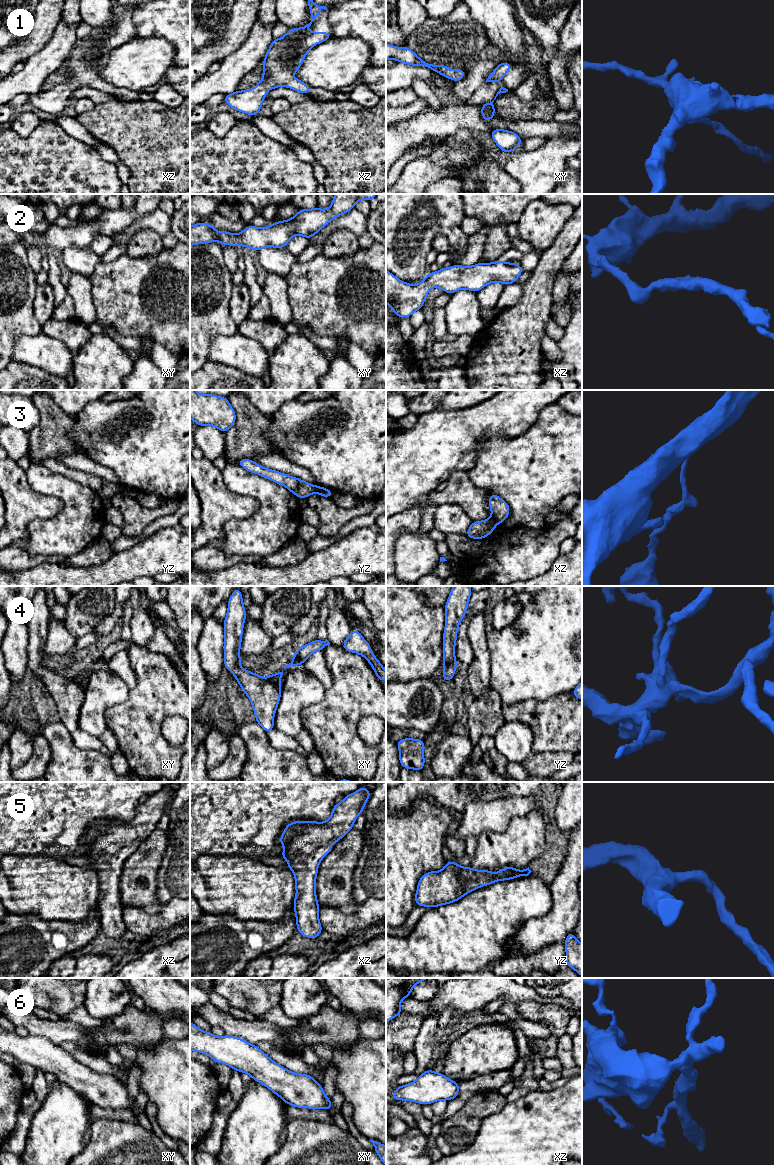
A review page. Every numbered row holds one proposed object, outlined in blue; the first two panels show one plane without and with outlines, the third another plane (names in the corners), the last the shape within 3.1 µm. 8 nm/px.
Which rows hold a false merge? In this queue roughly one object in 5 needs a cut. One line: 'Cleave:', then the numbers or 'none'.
Cleave: 3

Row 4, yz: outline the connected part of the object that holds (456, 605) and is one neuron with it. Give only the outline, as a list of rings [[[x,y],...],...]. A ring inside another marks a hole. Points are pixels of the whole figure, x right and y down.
[[[453,586],[445,604],[445,629],[443,632],[443,673],[444,681],[452,681],[458,664],[455,658],[457,632],[462,618],[466,615],[468,601],[472,594],[470,586]]]

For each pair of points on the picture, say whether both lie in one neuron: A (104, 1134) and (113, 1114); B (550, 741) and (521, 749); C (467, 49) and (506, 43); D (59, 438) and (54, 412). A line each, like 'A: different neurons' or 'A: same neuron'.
A: different neurons
B: different neurons
C: different neurons
D: same neuron

